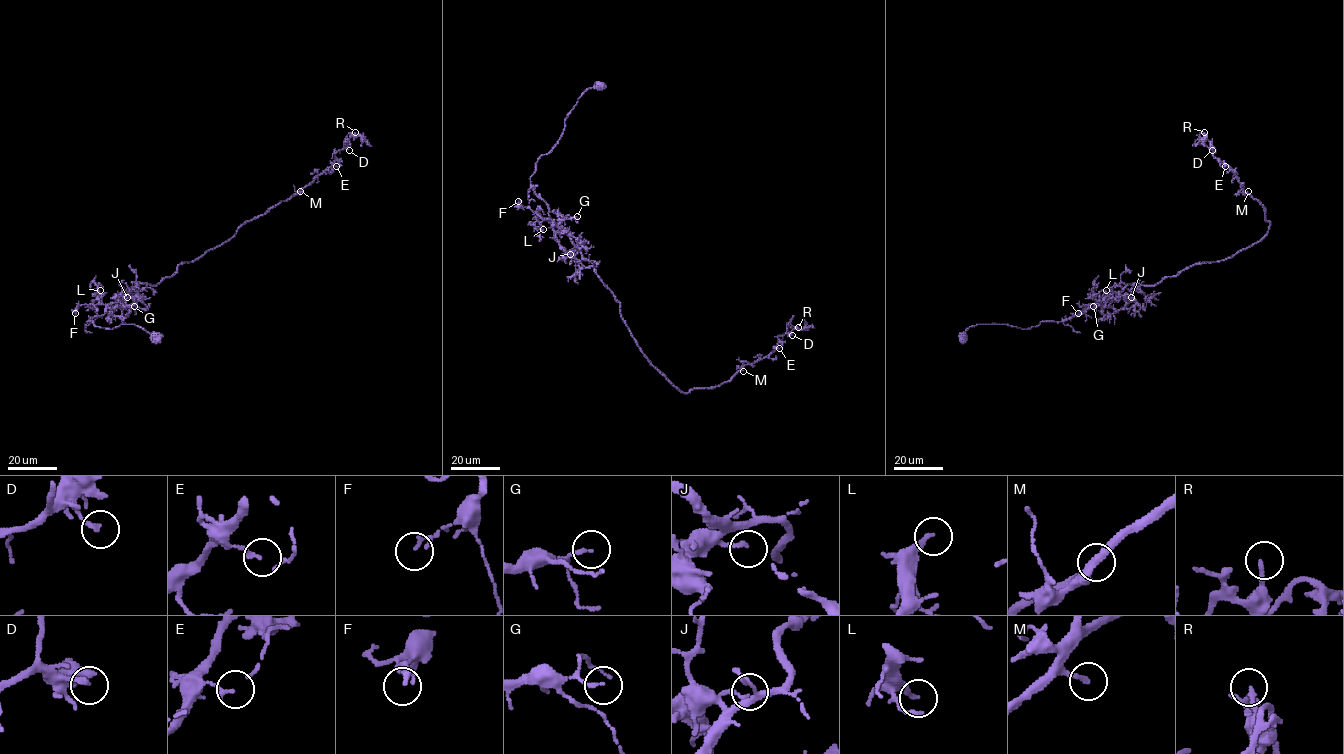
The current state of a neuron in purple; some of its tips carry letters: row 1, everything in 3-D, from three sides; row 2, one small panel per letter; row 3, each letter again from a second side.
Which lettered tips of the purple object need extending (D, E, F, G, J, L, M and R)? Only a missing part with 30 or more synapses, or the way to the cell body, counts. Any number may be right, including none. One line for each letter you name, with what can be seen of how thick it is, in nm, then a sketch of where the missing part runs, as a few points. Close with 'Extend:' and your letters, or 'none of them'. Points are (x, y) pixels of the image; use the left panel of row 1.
M: 160 nm thick; missing branch runs (300, 191), (314, 177)
Extend: M

